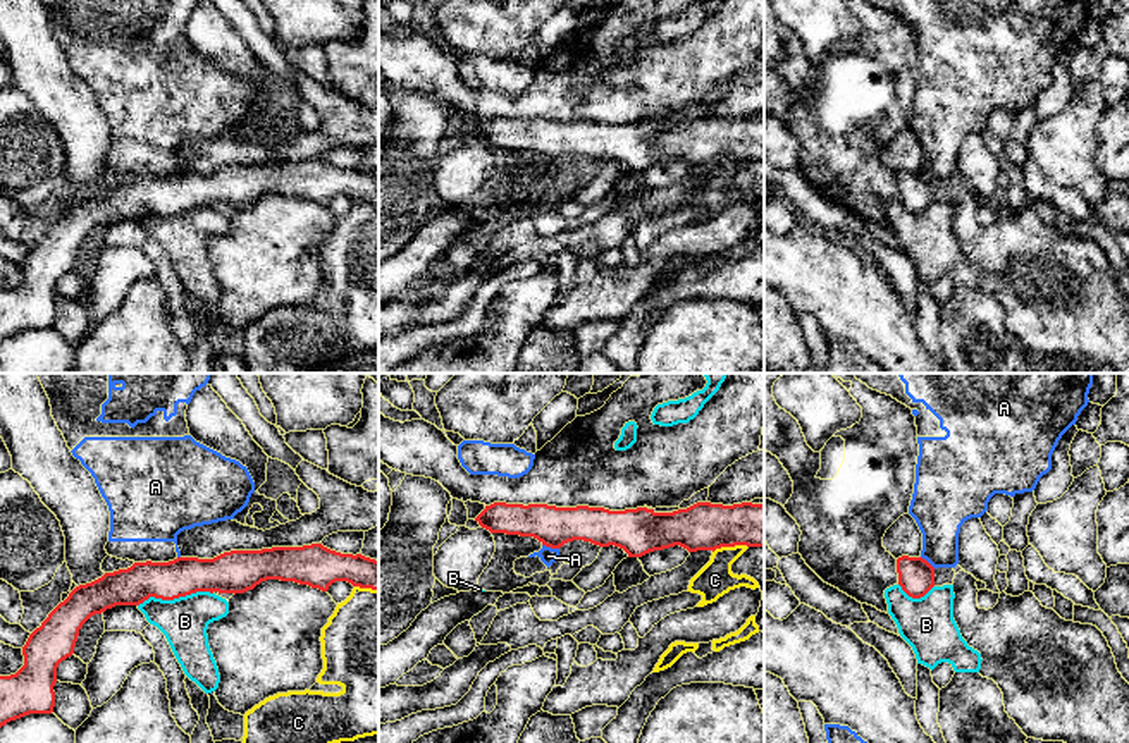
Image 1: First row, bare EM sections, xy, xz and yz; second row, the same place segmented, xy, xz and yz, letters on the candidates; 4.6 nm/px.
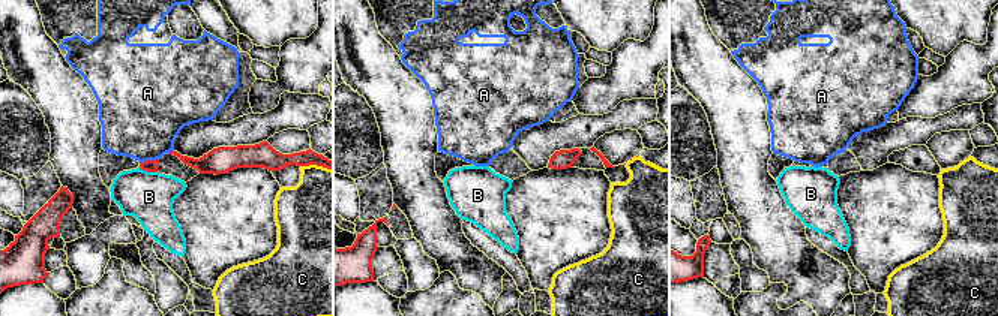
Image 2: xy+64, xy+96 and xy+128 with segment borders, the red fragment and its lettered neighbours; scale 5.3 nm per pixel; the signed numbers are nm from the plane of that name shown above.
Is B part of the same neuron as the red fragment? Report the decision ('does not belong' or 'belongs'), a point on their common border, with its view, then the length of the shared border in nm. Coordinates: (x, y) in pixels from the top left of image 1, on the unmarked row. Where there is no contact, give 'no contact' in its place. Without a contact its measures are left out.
does not belong; meets red in xy at (174, 212); contact 360 nm long

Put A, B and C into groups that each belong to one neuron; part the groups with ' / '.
A / B / C

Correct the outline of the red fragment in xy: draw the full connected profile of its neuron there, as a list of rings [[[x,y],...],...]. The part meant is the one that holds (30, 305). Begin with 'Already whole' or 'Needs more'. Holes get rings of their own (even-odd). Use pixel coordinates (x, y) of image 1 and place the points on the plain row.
Already whole. [[[312,158],[303,162],[272,162],[262,165],[231,165],[213,174],[177,172],[169,177],[134,177],[127,184],[76,201],[22,261],[24,280],[10,291],[0,291],[0,342],[29,329],[52,329],[55,322],[57,282],[74,268],[83,239],[95,229],[115,220],[139,220],[150,212],[174,215],[196,206],[244,208],[267,194],[294,196],[327,206],[336,196],[379,205],[379,175],[361,169],[341,169]]]

